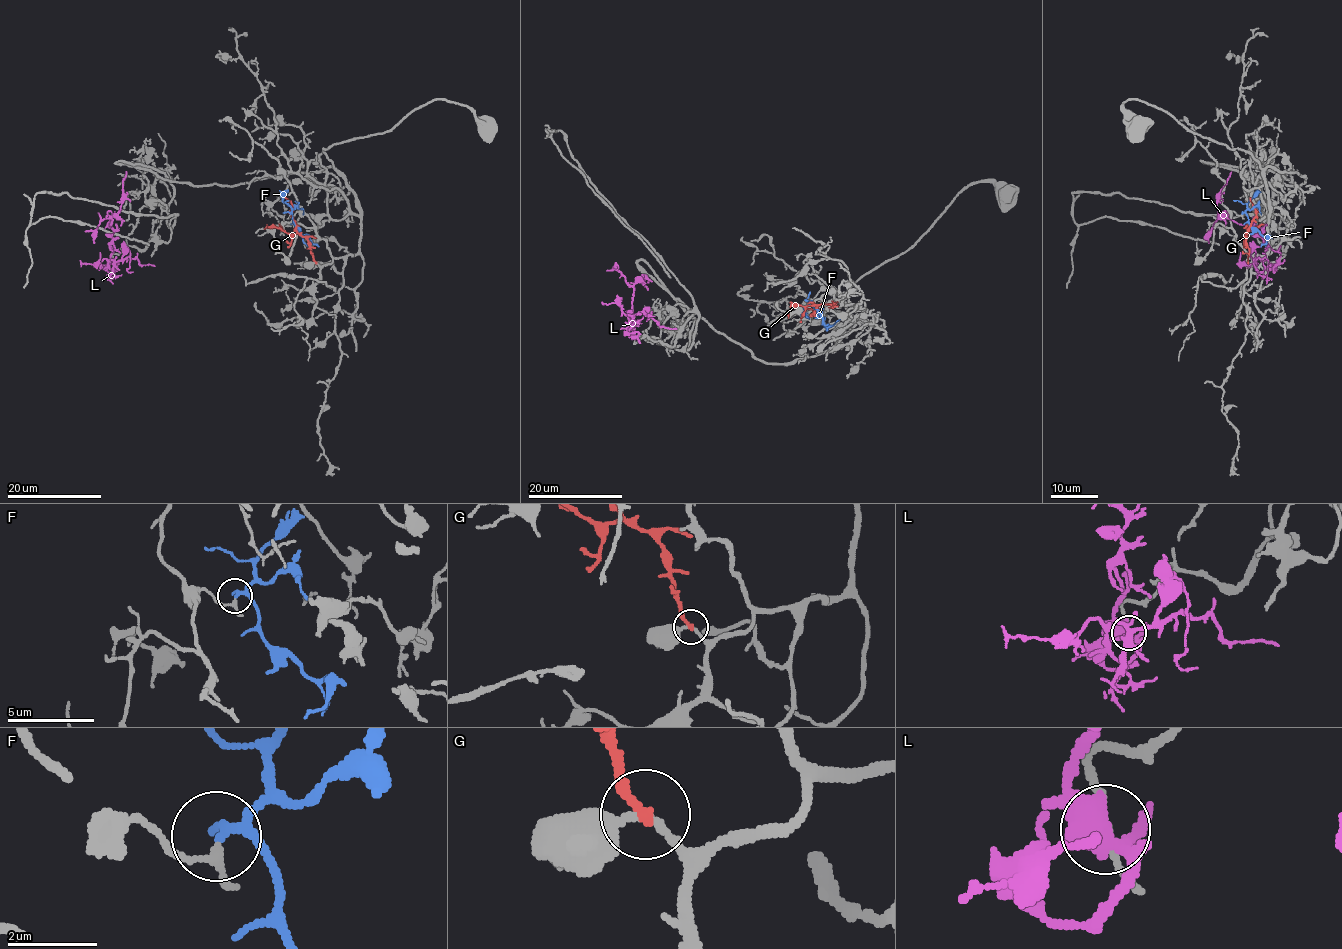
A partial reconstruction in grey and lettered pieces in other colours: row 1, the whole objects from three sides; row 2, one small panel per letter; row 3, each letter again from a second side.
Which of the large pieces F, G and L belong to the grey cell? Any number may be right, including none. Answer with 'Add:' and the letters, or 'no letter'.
Add: no letter

